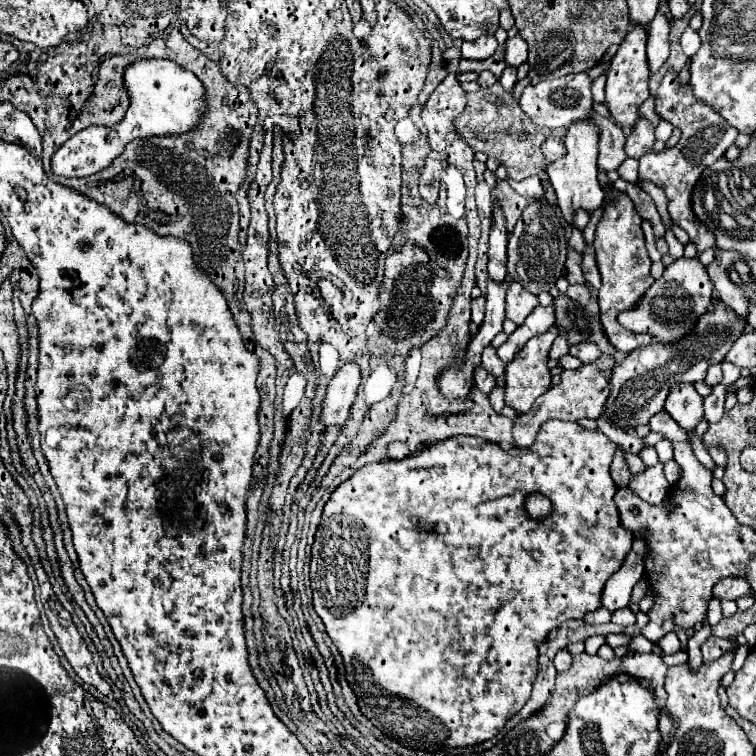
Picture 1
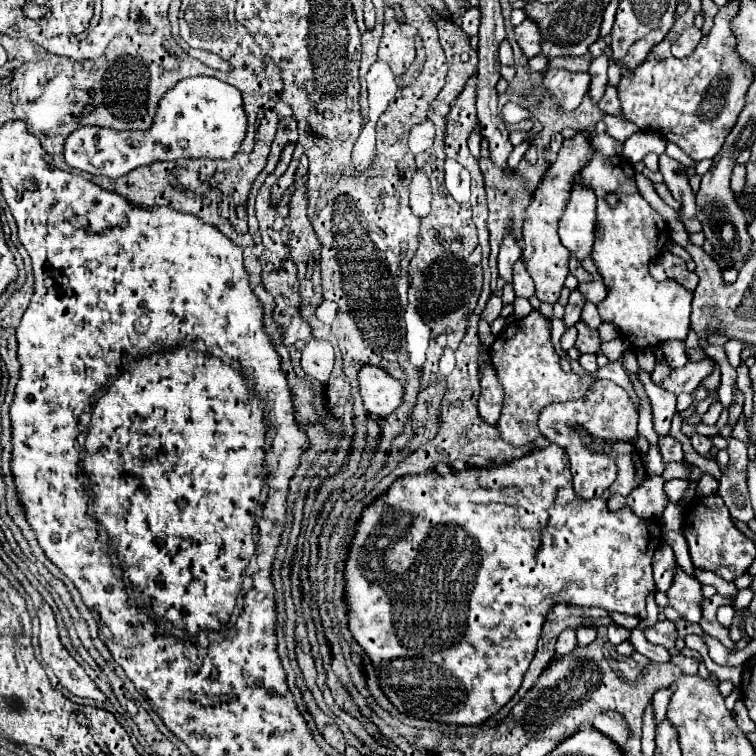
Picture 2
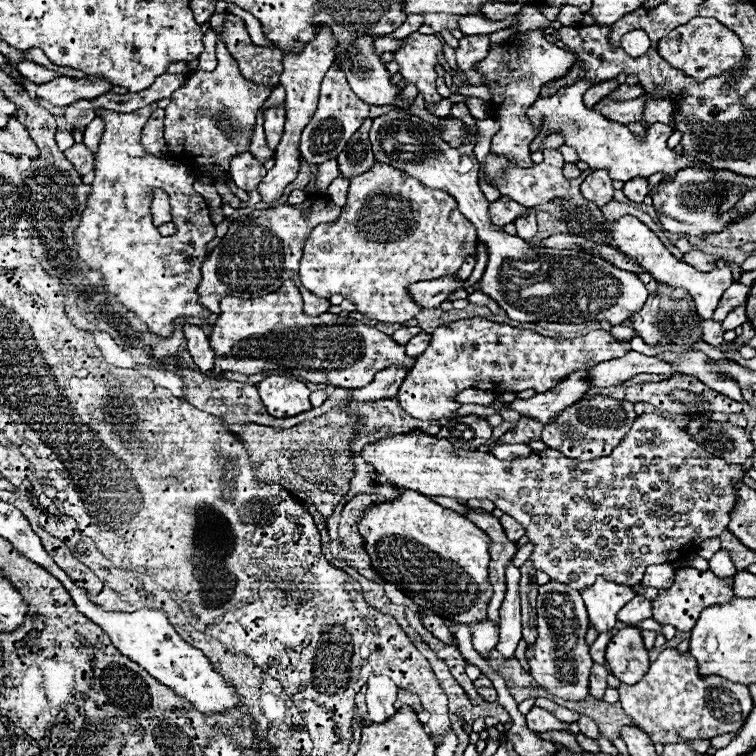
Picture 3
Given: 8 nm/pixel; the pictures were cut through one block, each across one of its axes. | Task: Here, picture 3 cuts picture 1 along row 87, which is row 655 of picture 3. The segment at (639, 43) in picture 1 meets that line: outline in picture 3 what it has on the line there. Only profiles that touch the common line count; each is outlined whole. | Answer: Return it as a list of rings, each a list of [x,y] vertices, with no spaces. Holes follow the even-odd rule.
[[[626,626],[612,636],[606,648],[606,664],[620,682],[630,686],[648,672],[648,650],[638,628]]]

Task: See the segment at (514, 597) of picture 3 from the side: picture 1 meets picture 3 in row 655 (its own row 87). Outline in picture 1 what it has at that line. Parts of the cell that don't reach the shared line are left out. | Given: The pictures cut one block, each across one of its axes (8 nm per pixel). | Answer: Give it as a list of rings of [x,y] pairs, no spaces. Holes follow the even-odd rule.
[[[506,66],[506,70],[504,70],[504,74],[500,76],[500,86],[506,90],[506,92],[510,92],[512,88],[514,88],[514,84],[516,84],[516,70],[512,68],[512,66]]]

